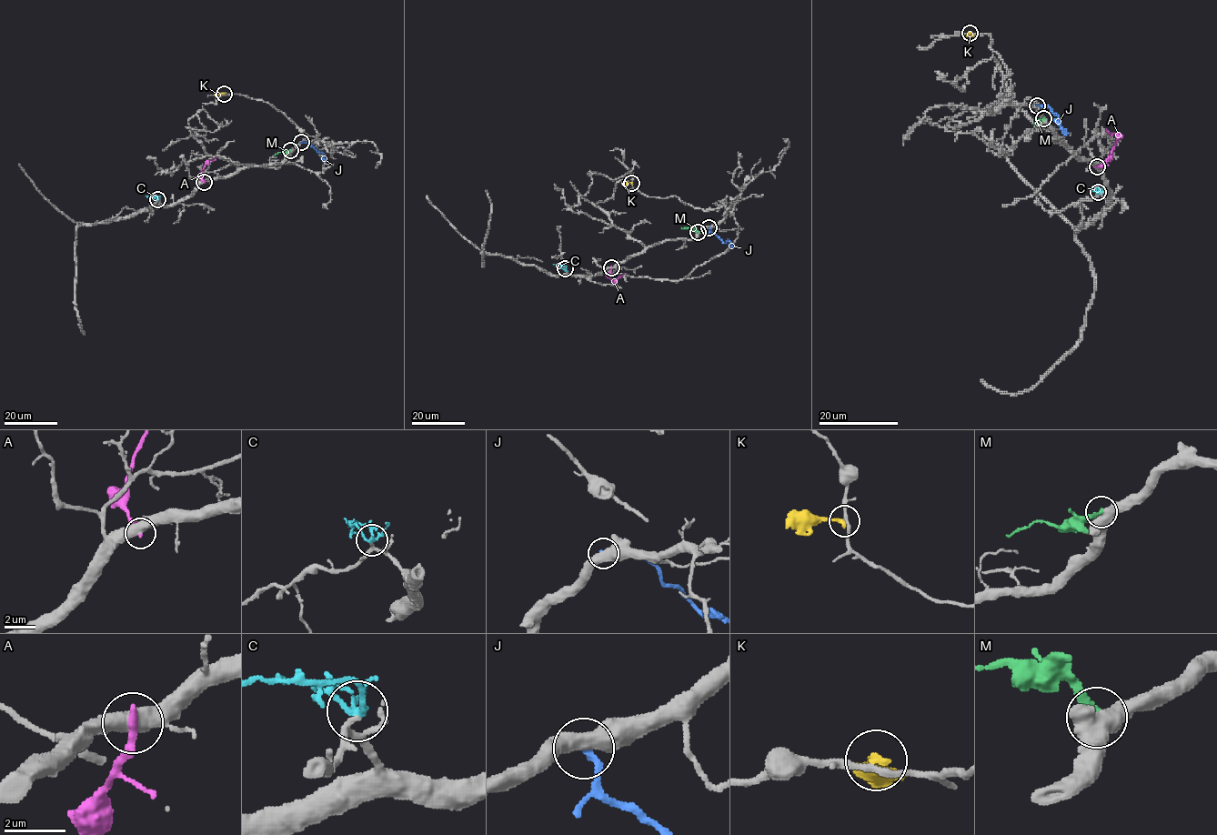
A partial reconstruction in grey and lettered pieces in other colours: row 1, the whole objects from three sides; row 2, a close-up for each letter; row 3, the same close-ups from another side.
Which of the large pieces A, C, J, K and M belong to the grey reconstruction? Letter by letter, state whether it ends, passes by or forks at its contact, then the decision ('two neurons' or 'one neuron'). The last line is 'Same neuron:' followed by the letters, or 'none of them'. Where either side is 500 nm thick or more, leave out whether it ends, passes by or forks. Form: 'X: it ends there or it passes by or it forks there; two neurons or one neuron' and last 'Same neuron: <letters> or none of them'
A: two neurons
C: it forks there; one neuron
J: two neurons
K: it ends there; two neurons
M: two neurons
Same neuron: C

